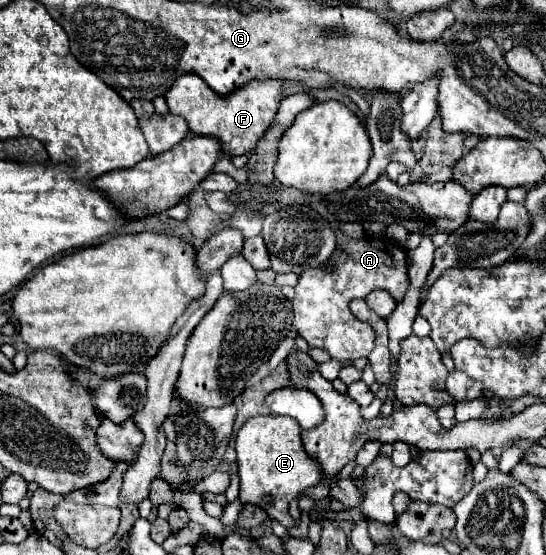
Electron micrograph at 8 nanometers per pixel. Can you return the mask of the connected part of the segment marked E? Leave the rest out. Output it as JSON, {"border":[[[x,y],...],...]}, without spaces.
{"border":[[[255,416],[249,418],[235,438],[237,466],[239,466],[239,502],[255,504],[267,512],[269,518],[293,528],[295,522],[289,514],[289,502],[303,490],[321,482],[321,468],[305,456],[301,444],[301,428],[297,420],[287,416]]]}

